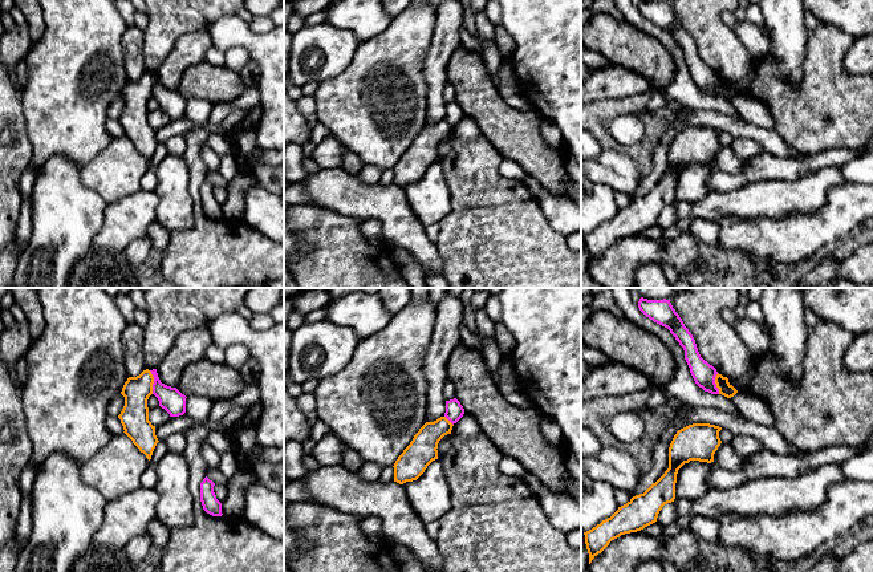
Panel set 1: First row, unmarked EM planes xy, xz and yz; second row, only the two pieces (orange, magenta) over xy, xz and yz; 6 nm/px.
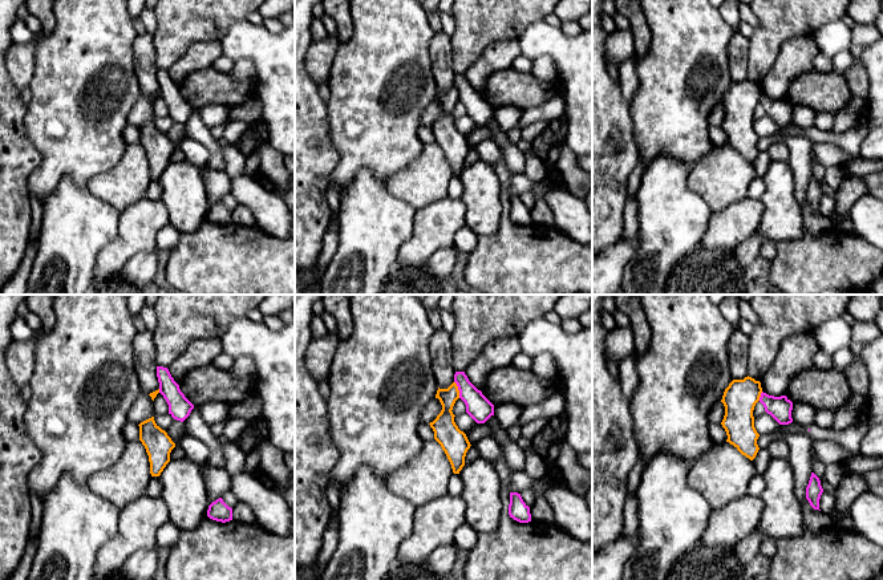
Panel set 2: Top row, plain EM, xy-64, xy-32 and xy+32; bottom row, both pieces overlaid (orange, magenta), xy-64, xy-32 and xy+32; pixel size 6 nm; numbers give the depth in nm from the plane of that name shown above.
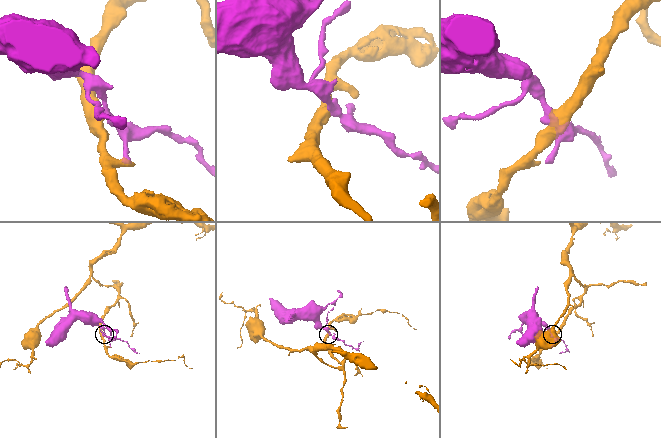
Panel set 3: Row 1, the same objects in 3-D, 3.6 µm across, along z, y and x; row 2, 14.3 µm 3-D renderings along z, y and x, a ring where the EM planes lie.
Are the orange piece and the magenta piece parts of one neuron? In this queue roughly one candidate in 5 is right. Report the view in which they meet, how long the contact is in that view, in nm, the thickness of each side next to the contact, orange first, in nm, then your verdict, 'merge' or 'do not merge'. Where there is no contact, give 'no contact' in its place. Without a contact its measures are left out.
xy | 150 nm | 180/150 nm | do not merge

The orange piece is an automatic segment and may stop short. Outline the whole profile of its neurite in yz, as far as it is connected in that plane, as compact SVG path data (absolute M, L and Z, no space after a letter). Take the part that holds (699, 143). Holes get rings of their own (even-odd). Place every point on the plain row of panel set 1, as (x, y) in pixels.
M693 126L677 134L669 150L669 171L643 196L626 207L592 232L584 235L589 267L612 243L637 235L657 224L662 210L675 202L678 173L690 163L714 165L720 149L722 130L710 126Z

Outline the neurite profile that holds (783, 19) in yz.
M760 0L759 7L768 31L767 56L777 62L779 76L799 84L807 50L808 28L804 23L803 0Z

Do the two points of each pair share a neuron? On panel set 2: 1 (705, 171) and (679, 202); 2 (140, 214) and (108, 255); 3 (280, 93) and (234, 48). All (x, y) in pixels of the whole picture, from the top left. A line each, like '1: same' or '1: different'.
1: different
2: same
3: same

